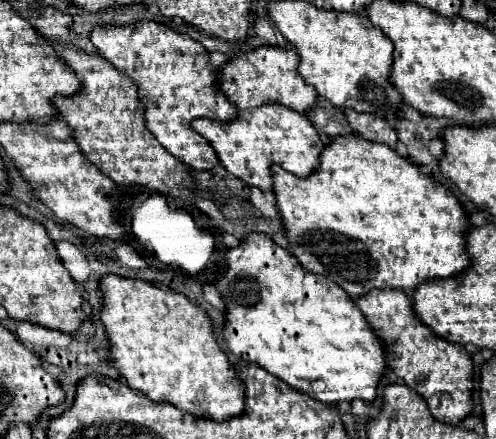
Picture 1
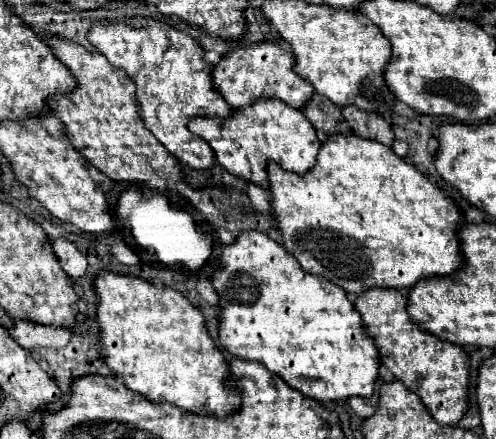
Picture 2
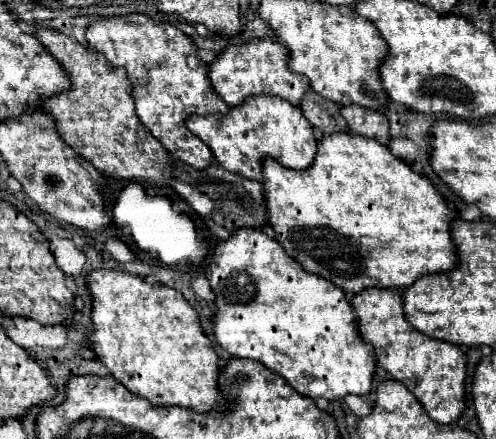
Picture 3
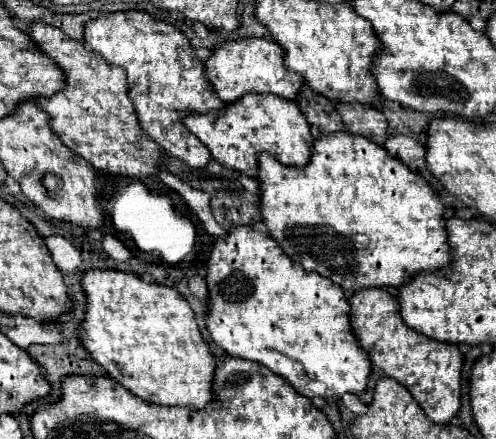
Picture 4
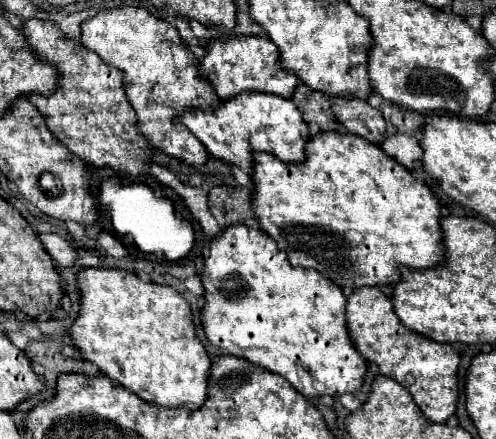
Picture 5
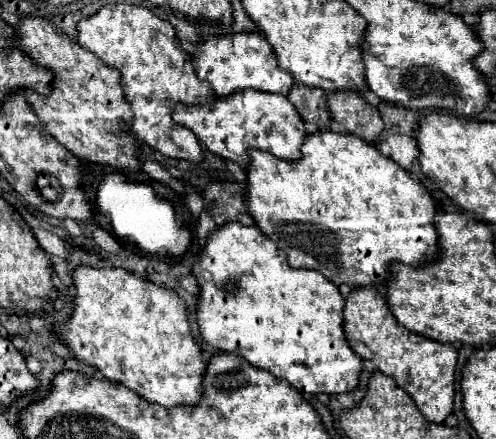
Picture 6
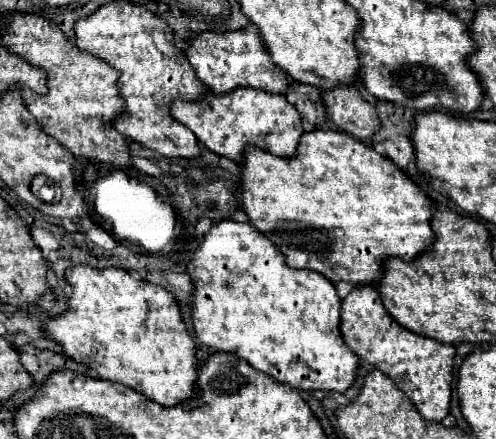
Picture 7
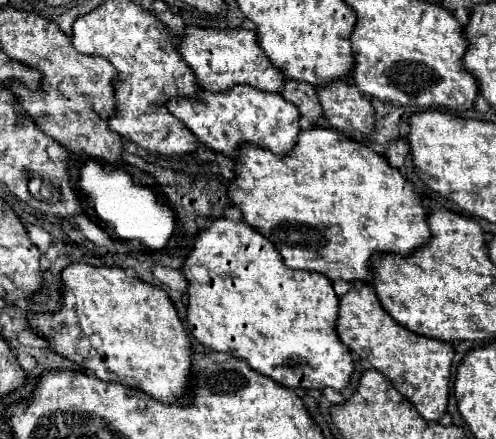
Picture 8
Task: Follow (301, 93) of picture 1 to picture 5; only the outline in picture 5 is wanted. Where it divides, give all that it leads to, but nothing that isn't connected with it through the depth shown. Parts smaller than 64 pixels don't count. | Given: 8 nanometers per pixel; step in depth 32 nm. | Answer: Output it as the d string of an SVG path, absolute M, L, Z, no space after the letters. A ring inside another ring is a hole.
M234 36L222 40L208 40L204 56L198 60L198 72L206 78L222 100L228 100L244 90L270 92L290 98L298 86L298 78L280 66L276 46L264 36Z

